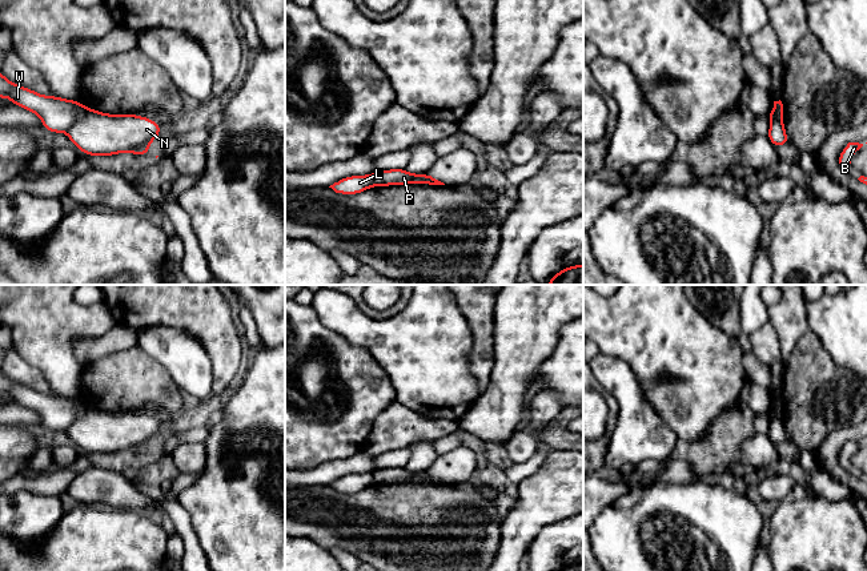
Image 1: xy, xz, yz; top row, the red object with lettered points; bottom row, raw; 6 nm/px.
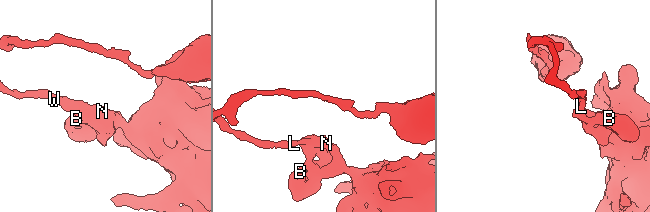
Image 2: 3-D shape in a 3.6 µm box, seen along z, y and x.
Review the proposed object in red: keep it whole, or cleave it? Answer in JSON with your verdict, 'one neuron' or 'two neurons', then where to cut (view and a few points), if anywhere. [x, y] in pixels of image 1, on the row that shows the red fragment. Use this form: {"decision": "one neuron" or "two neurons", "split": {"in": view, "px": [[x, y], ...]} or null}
{"decision": "two neurons", "split": {"in": "xy", "px": [[81, 105], [73, 124], [65, 132]]}}

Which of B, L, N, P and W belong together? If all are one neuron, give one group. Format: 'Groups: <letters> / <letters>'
Groups: B N P / L W

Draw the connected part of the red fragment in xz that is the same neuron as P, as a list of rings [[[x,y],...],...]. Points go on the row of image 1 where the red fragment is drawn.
[[[388,169],[376,170],[373,173],[376,186],[390,186],[390,185],[408,185],[408,184],[429,184],[429,185],[445,185],[443,182],[433,178],[428,173],[409,173],[406,169]]]

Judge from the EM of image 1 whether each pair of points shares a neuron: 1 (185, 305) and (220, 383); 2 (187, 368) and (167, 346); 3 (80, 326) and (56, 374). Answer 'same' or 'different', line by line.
1: same
2: same
3: same

